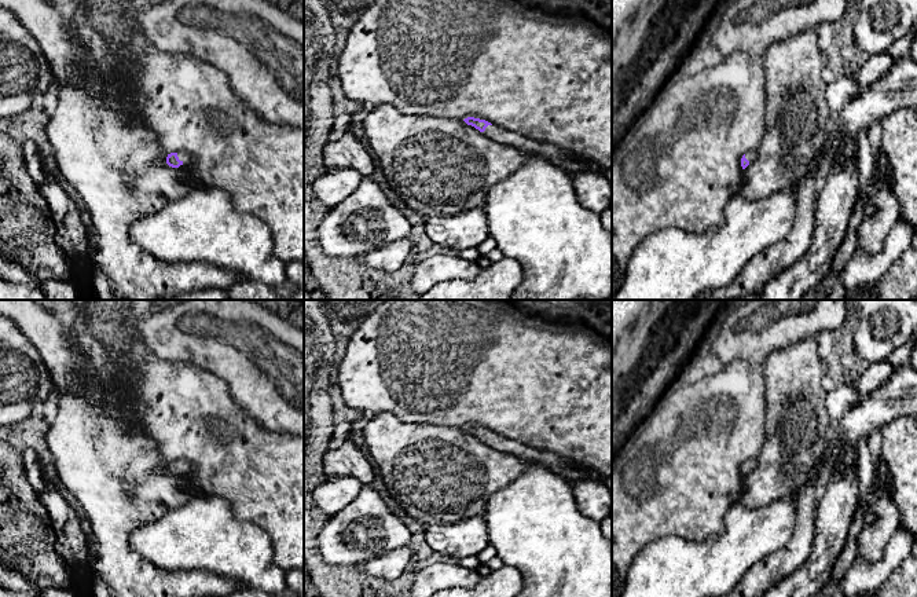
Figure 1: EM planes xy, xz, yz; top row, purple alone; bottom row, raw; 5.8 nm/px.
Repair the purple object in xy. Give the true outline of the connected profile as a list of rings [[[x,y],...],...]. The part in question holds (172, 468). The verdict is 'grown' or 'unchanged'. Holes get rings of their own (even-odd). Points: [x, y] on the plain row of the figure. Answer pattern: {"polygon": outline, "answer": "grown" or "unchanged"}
{"polygon": [[[186,459],[170,461],[166,465],[166,472],[172,476],[186,476],[192,469],[192,464]]], "answer": "grown"}

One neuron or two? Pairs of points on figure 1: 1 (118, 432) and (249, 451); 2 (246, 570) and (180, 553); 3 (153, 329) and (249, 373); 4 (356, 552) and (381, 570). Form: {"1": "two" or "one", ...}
{"1": "two", "2": "one", "3": "one", "4": "two"}

